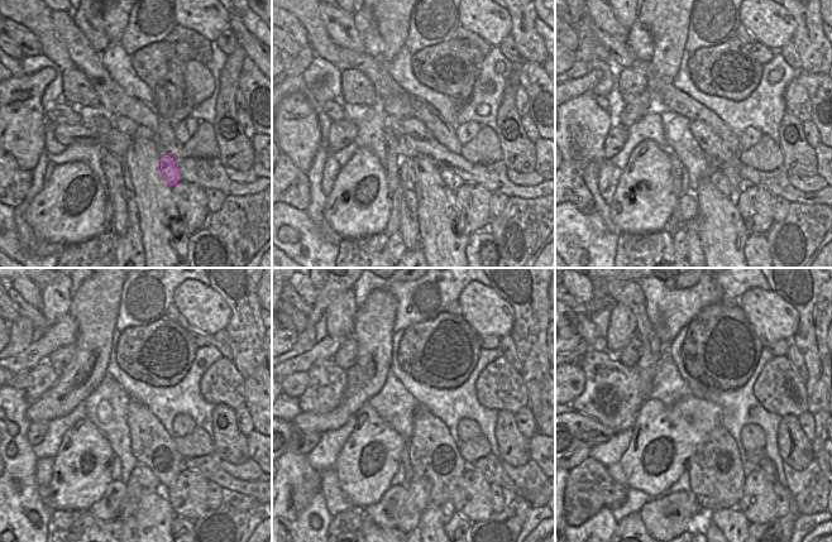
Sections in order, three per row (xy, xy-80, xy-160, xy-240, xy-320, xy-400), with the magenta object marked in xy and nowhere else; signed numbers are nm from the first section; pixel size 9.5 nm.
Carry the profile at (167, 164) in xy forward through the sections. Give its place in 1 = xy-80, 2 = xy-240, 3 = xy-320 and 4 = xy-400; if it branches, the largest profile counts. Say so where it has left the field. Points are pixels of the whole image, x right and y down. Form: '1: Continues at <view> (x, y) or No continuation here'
1: Continues at xy-80 (449, 178)
2: Continues at xy-240 (142, 478)
3: Continues at xy-320 (417, 498)
4: Continues at xy-400 (696, 508)

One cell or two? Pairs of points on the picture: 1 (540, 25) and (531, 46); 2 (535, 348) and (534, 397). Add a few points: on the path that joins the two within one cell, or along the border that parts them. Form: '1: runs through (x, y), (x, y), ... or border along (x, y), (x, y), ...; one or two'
1: border along (536, 17), (534, 27), (541, 38); two
2: runs through (535, 360), (536, 379), (534, 384); one

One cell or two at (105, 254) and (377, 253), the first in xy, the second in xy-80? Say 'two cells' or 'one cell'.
two cells

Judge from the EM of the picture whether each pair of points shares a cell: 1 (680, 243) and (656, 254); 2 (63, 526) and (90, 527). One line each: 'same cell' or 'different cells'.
1: different cells
2: same cell

